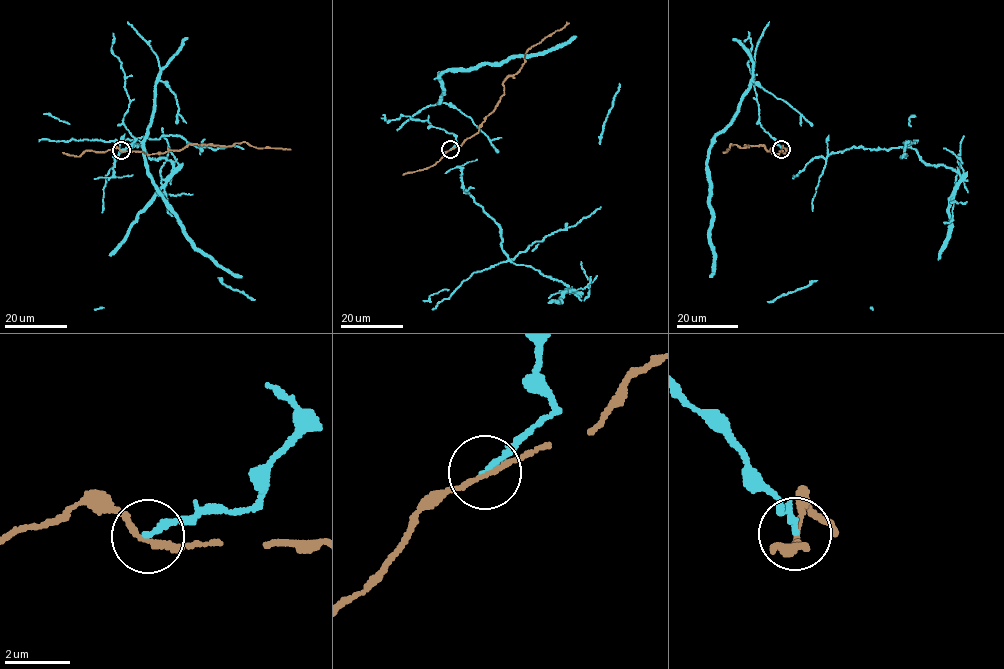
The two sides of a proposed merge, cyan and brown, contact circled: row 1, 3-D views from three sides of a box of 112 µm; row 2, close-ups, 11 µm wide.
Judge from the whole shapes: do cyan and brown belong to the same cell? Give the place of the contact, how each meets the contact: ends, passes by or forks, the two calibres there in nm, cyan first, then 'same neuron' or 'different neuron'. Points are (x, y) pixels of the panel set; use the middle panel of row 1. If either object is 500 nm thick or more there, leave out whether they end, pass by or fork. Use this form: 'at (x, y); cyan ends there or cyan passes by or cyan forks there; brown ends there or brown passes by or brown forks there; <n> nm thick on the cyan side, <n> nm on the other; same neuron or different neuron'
at (450, 149); cyan ends there; brown passes by; 180 nm thick on the cyan side, 150 nm on the other; different neuron

